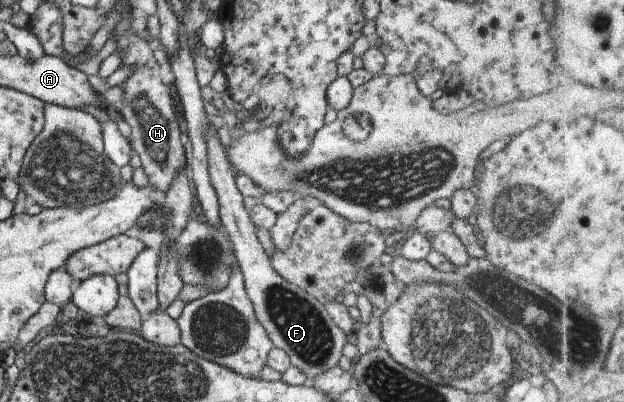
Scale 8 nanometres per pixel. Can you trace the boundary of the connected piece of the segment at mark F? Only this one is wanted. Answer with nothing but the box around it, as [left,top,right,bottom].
[206,127,346,384]

